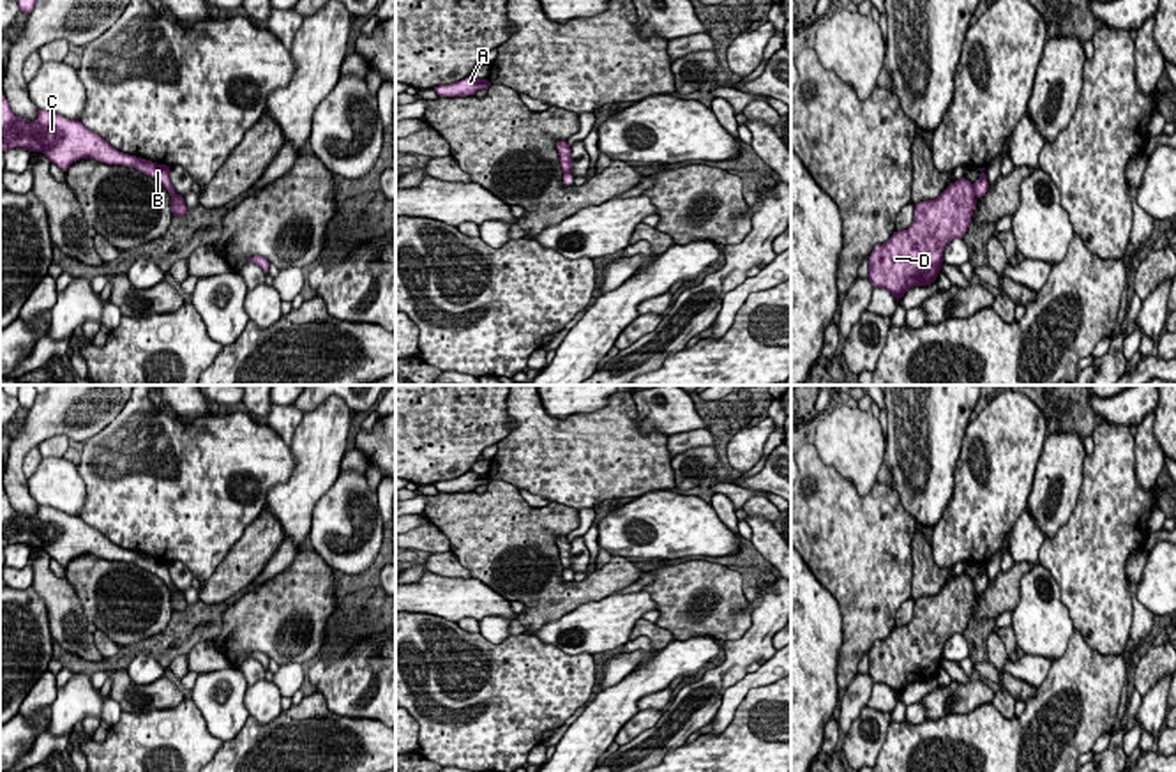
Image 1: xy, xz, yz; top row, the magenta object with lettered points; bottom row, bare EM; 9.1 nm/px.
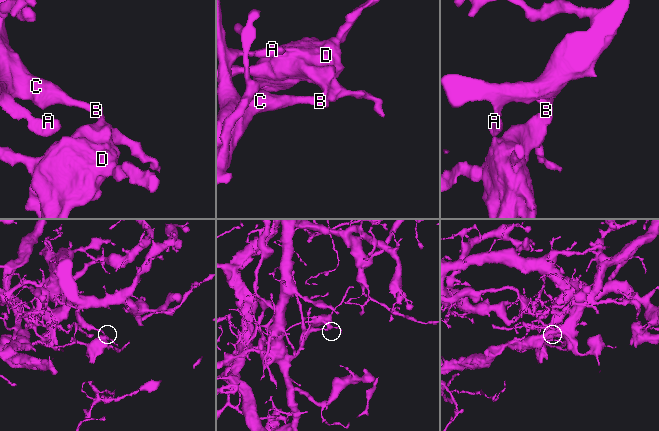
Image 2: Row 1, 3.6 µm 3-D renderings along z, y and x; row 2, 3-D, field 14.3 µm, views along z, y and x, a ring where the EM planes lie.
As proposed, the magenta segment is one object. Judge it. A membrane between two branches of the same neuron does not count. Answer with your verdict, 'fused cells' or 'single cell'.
fused cells

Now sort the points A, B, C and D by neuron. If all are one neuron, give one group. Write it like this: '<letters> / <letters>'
A B C / D

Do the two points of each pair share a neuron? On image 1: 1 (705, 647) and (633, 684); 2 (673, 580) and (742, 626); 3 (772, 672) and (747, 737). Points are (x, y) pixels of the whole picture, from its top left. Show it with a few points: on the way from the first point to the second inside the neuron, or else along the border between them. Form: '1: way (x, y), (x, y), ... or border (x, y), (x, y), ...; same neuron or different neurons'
1: way (687, 658), (671, 661), (650, 679); same neuron
2: way (680, 603), (680, 612), (691, 624), (719, 626); same neuron
3: border (772, 682), (754, 686), (735, 712); different neurons

